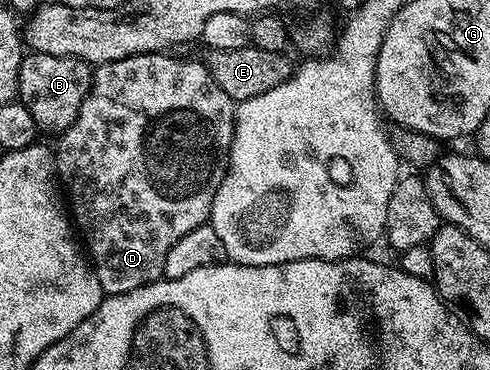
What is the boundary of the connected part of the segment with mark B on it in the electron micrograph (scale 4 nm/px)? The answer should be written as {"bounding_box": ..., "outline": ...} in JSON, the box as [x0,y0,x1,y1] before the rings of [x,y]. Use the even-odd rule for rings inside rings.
{"bounding_box":[17,51,93,133],"outline":[[[34,51],[21,57],[17,83],[19,102],[27,106],[27,110],[31,110],[31,118],[35,118],[42,133],[66,132],[75,122],[91,85],[93,85],[93,68],[86,60]]]}

